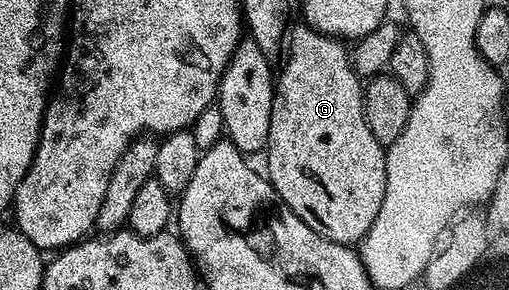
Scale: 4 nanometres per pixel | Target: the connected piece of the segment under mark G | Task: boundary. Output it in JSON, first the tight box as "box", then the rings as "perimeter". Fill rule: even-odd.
{"box":[264,26,386,244],"perimeter":[[[297,26],[289,31],[288,49],[284,54],[286,63],[276,74],[264,173],[286,207],[296,212],[308,228],[318,230],[333,242],[358,244],[372,228],[380,204],[384,204],[386,152],[365,119],[364,82],[354,70],[347,43],[329,38],[311,26]]]}

